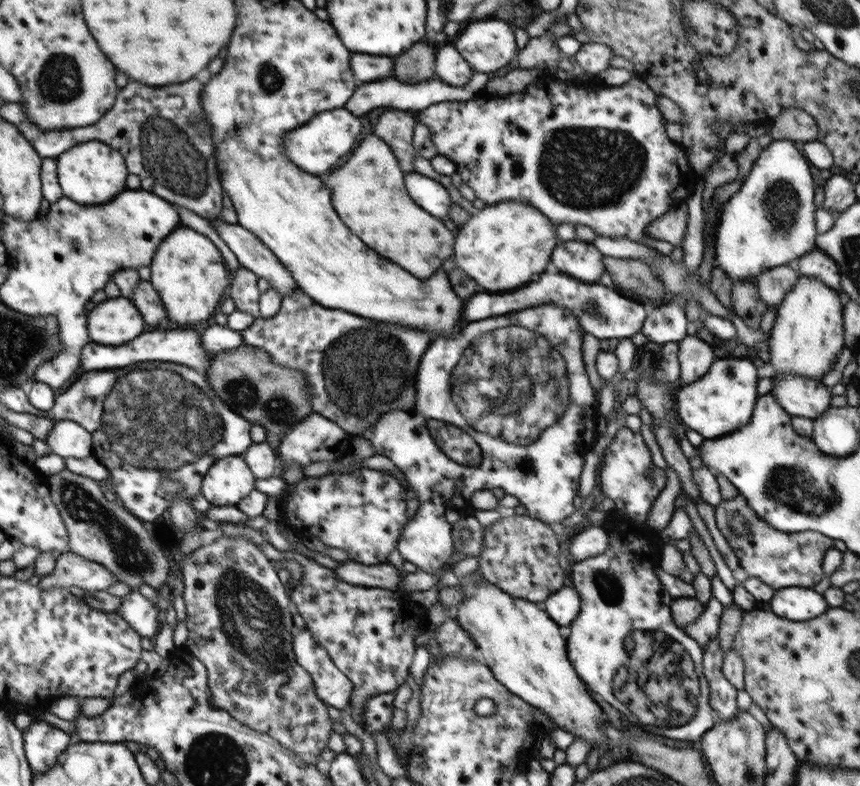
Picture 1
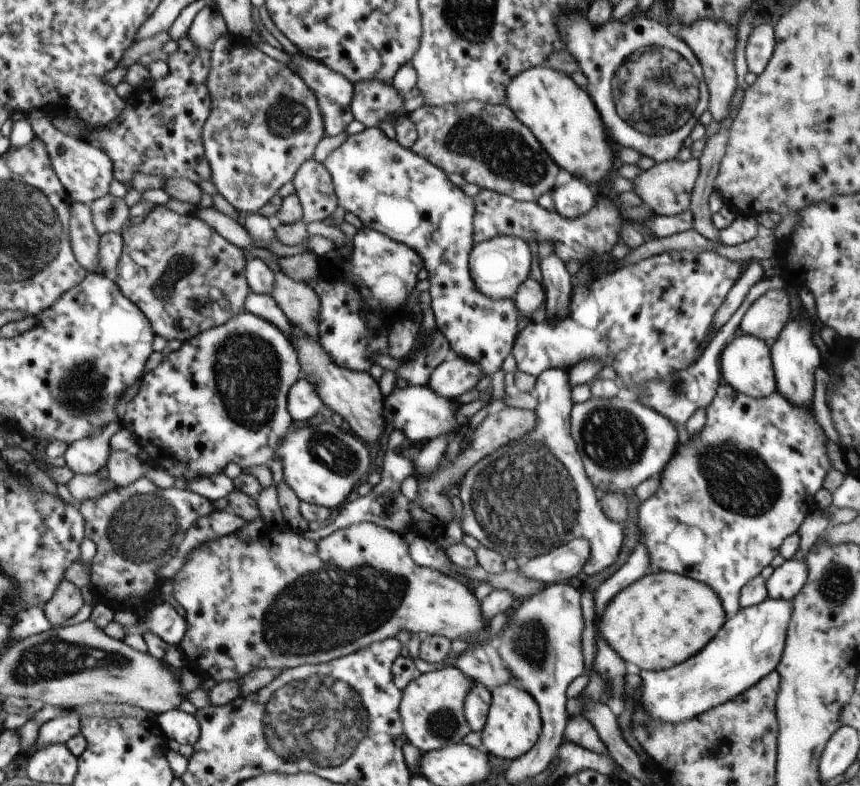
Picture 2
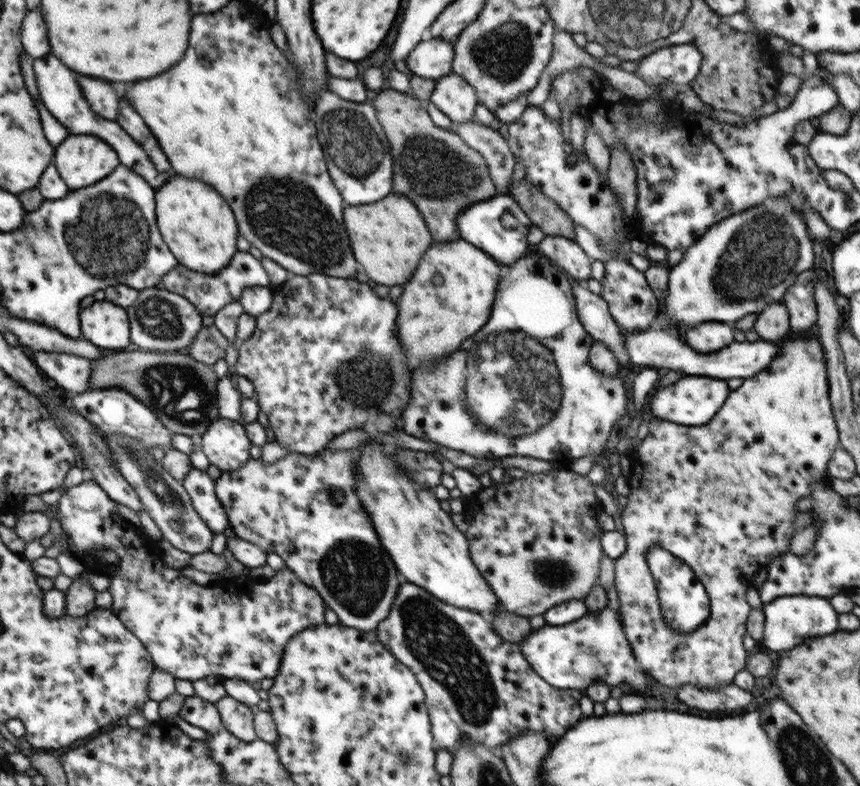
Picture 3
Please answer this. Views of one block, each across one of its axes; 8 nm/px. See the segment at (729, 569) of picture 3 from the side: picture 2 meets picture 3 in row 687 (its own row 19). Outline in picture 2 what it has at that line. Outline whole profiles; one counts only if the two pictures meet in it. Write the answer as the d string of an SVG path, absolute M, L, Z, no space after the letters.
M712 18L704 20L696 20L694 24L686 26L682 22L671 22L678 26L678 32L682 36L682 40L692 48L698 62L700 62L704 74L704 78L709 90L709 107L713 120L721 123L729 118L730 104L736 92L736 68L734 68L734 57L736 56L737 28L726 24L724 20L712 20Z

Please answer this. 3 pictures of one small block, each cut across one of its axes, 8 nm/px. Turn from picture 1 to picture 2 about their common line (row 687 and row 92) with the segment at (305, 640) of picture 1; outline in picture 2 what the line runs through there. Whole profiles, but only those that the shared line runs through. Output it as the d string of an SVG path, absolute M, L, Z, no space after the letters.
M299 53L292 55L292 62L294 62L294 71L298 73L302 80L308 85L308 88L316 95L320 112L324 119L324 130L328 137L338 136L344 132L355 118L351 111L351 98L353 95L353 84L344 78L338 72L332 72L330 68L326 68L324 64Z

